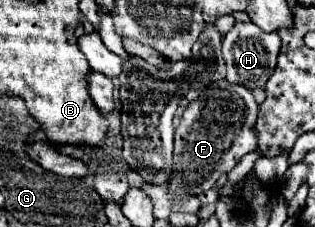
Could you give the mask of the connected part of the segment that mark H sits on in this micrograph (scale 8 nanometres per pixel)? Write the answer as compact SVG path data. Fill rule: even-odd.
M252 22L234 24L232 30L222 40L222 52L224 52L224 60L226 60L226 68L228 68L226 80L230 80L234 84L242 84L244 88L250 88L250 90L264 86L276 68L280 44L282 44L282 40L280 40L278 32L276 34L274 32L262 32Z

